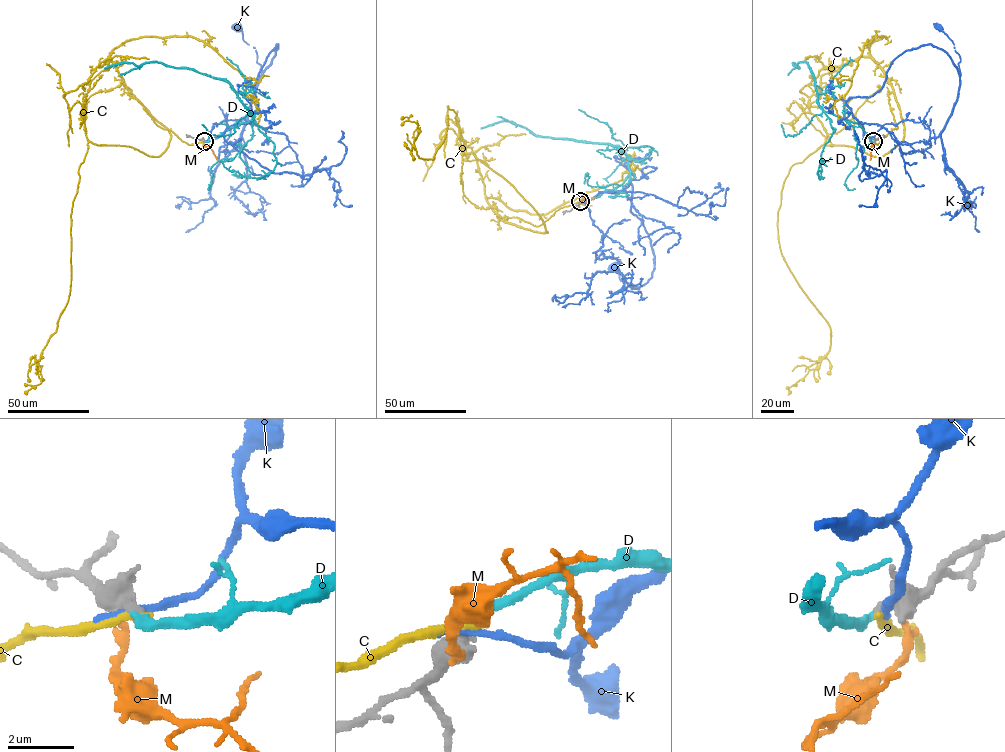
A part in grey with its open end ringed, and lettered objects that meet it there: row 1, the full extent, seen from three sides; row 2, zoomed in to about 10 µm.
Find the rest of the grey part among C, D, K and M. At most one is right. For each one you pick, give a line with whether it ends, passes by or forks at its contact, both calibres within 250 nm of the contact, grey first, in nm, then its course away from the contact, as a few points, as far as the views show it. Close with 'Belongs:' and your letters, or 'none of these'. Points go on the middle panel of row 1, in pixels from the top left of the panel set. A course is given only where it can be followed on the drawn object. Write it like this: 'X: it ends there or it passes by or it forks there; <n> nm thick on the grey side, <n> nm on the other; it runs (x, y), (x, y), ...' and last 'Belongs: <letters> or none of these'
D: it ends there; 420 nm thick on the grey side, 280 nm on the other; it runs (580, 201), (616, 188), (630, 174), (626, 154), (619, 147), (541, 137), (509, 121), (481, 128)
Belongs: D

